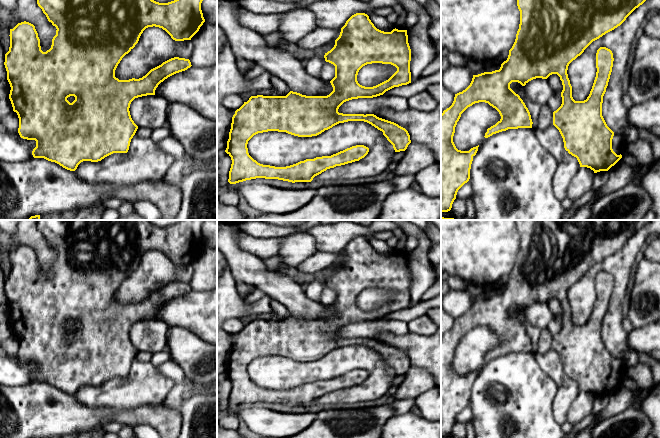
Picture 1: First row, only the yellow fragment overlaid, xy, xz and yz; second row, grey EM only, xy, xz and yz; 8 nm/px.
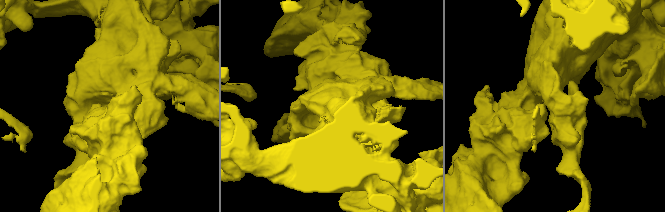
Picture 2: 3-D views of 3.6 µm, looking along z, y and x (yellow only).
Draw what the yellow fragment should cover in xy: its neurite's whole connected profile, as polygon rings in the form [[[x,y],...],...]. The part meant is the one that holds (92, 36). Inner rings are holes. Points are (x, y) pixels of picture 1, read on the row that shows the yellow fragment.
[[[37,0],[48,21],[57,29],[51,48],[43,52],[35,26],[24,21],[10,29],[10,47],[4,62],[11,87],[9,99],[19,118],[18,133],[23,139],[36,141],[33,157],[44,158],[75,171],[83,161],[98,162],[113,153],[127,153],[138,129],[130,115],[131,102],[138,97],[155,95],[161,82],[192,65],[189,59],[174,57],[151,69],[142,78],[129,80],[116,78],[115,70],[148,27],[162,28],[175,41],[191,40],[205,22],[201,10],[202,1],[174,0],[159,3],[154,0]]]

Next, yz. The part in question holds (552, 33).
[[[517,0],[517,6],[520,11],[520,24],[515,42],[509,50],[507,60],[501,64],[499,70],[473,75],[470,85],[462,92],[455,94],[452,105],[441,114],[441,212],[451,210],[458,190],[469,181],[473,157],[478,151],[479,145],[471,148],[469,151],[461,151],[456,148],[453,142],[457,122],[461,114],[468,107],[475,103],[485,102],[499,112],[501,119],[487,129],[484,136],[485,138],[508,129],[532,128],[533,122],[530,112],[520,96],[510,88],[512,82],[518,82],[522,86],[525,86],[533,79],[547,79],[550,75],[557,74],[563,85],[561,92],[562,104],[553,112],[553,125],[559,130],[563,138],[565,150],[577,158],[580,167],[590,168],[594,173],[608,171],[622,158],[621,151],[626,145],[624,136],[615,134],[607,126],[602,116],[603,96],[608,86],[614,61],[612,51],[606,47],[600,47],[597,50],[596,77],[590,94],[584,101],[575,101],[573,99],[572,86],[568,78],[567,70],[569,64],[580,56],[593,41],[620,26],[626,18],[645,1],[646,0]]]

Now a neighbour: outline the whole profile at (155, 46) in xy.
[[[148,27],[135,47],[118,64],[115,77],[119,80],[142,78],[151,69],[171,58],[189,59],[192,51],[191,40],[175,41],[162,28]]]

